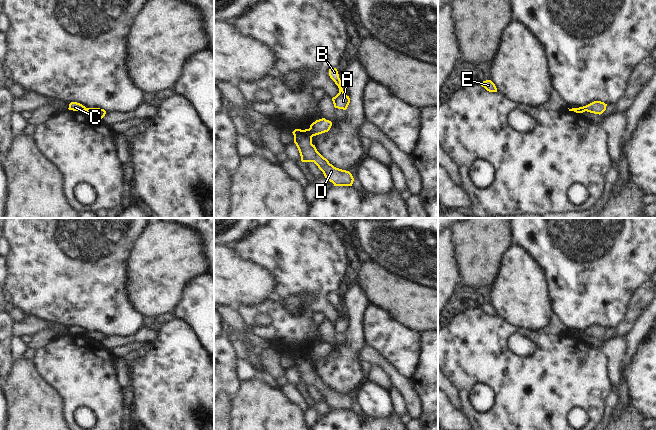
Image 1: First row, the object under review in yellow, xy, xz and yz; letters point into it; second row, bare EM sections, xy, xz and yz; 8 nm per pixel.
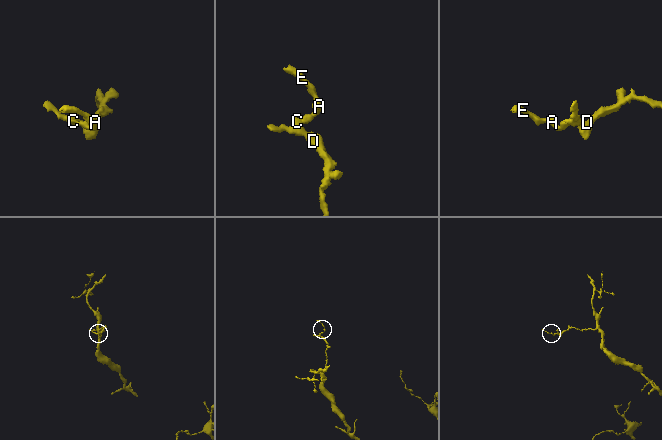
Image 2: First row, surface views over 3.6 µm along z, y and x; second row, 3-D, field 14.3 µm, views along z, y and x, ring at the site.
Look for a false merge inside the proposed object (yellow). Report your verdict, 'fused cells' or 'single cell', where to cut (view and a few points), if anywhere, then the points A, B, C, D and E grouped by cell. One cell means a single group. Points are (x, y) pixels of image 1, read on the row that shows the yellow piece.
fused cells | xz (309, 128), (309, 133), (312, 136) | A B E / C D

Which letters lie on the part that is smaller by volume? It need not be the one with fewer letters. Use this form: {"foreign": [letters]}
{"foreign": ["A", "B", "E"]}

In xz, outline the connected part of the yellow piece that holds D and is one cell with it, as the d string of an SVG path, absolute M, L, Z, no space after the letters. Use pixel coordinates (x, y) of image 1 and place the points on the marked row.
M295 129L292 133L302 162L314 162L323 172L325 178L334 186L352 186L354 181L352 174L349 171L334 167L317 151L315 145L312 144L310 129Z

